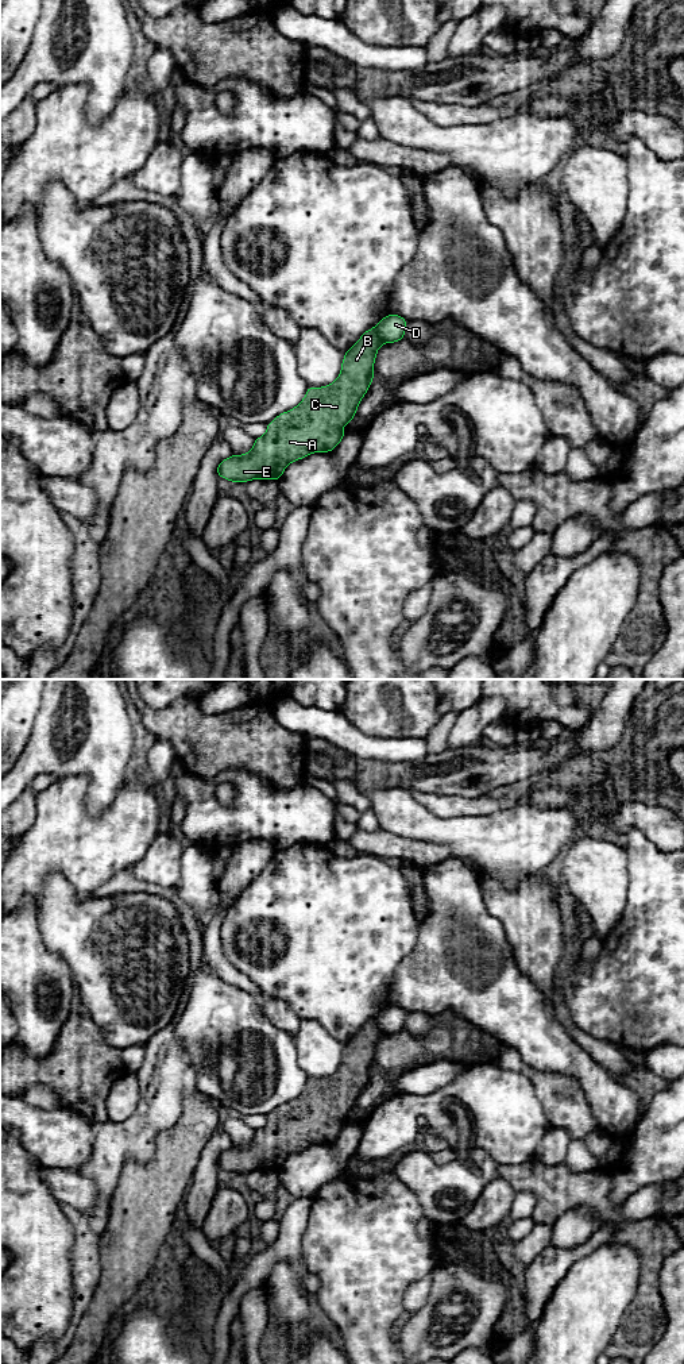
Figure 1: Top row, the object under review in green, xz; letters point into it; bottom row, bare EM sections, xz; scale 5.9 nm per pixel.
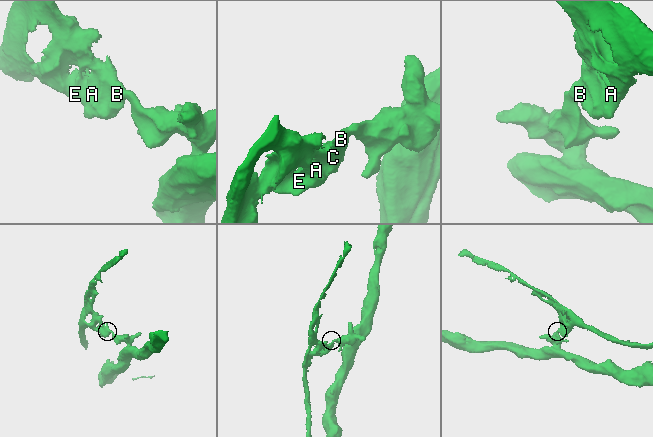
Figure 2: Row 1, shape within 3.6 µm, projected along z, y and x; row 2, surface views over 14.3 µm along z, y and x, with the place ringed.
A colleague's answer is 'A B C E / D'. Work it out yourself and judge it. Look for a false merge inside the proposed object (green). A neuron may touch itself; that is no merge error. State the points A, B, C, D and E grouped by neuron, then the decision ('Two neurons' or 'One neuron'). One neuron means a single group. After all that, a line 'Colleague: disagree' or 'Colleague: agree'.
Groups: A B C E / D. Two neurons
Colleague: agree

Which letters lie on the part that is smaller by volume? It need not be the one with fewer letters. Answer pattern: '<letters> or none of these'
A, B, C, E

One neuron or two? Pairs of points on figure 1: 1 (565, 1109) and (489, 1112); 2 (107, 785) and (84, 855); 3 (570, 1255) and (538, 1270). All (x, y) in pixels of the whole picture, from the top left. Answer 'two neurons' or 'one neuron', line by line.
1: two neurons
2: two neurons
3: one neuron

